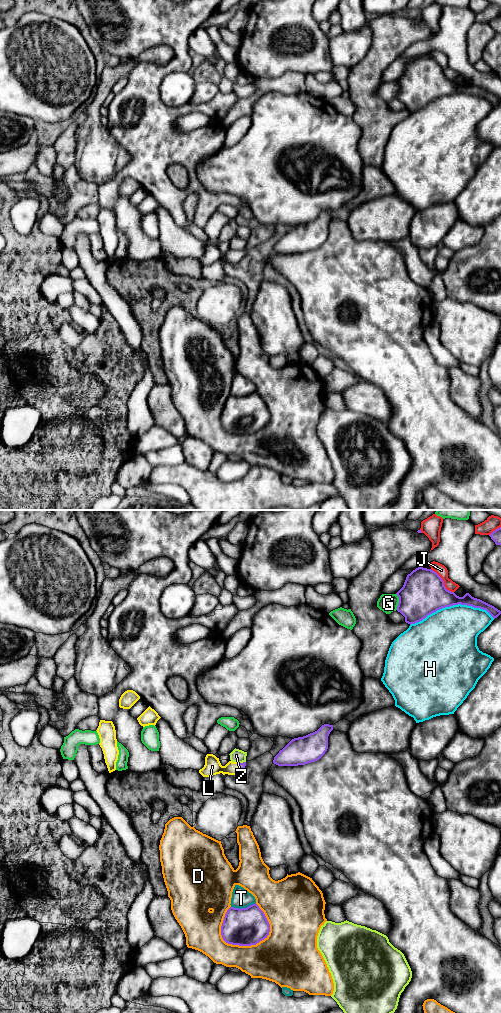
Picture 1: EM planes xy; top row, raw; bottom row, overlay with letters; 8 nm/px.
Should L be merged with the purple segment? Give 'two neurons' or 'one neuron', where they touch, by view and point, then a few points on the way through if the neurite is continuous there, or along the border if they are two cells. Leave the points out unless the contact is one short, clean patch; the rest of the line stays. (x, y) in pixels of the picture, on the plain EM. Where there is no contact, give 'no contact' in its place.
one neuron; contact xy (239, 256); way xy (242, 253), (239, 256), (216, 256), (212, 254)

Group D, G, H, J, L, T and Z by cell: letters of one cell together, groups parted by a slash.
D / G / H / J / L / T / Z

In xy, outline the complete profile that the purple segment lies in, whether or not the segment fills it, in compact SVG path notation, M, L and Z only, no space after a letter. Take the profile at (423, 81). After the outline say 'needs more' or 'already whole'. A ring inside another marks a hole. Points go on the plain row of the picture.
M423 55L408 62L403 75L396 82L399 85L397 99L410 113L422 109L437 98L458 92L486 98L494 107L501 102L494 94L469 81L459 85L447 78L444 69L435 59Z | already whole

